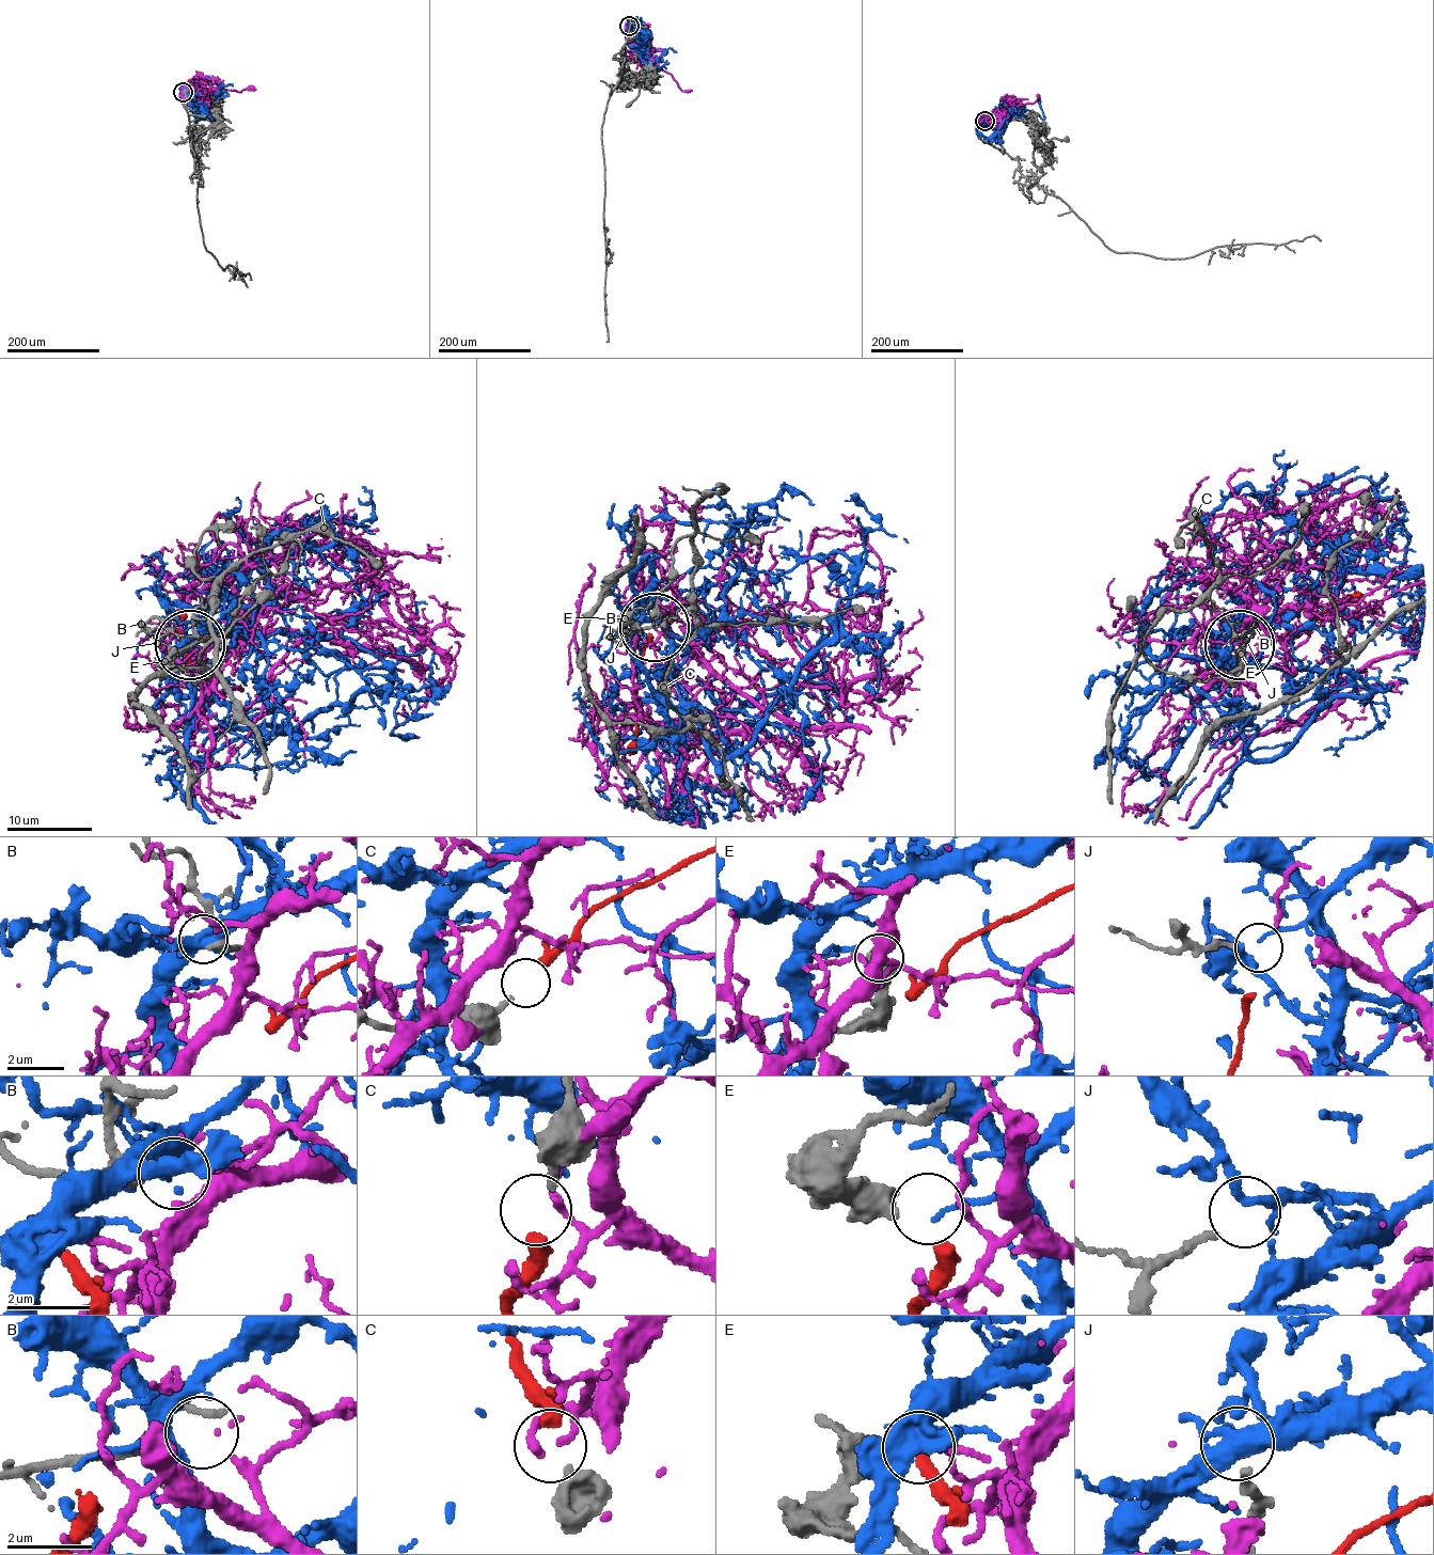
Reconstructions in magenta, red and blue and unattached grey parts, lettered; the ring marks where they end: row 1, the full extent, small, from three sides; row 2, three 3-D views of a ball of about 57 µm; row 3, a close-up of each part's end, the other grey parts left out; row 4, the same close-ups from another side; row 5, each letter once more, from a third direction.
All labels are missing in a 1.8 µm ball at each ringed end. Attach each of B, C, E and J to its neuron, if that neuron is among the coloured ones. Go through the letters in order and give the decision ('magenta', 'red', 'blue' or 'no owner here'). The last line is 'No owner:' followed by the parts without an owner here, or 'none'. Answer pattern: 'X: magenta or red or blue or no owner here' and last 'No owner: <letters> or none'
B: magenta
C: red
E: no owner here
J: no owner here
No owner: E, J

